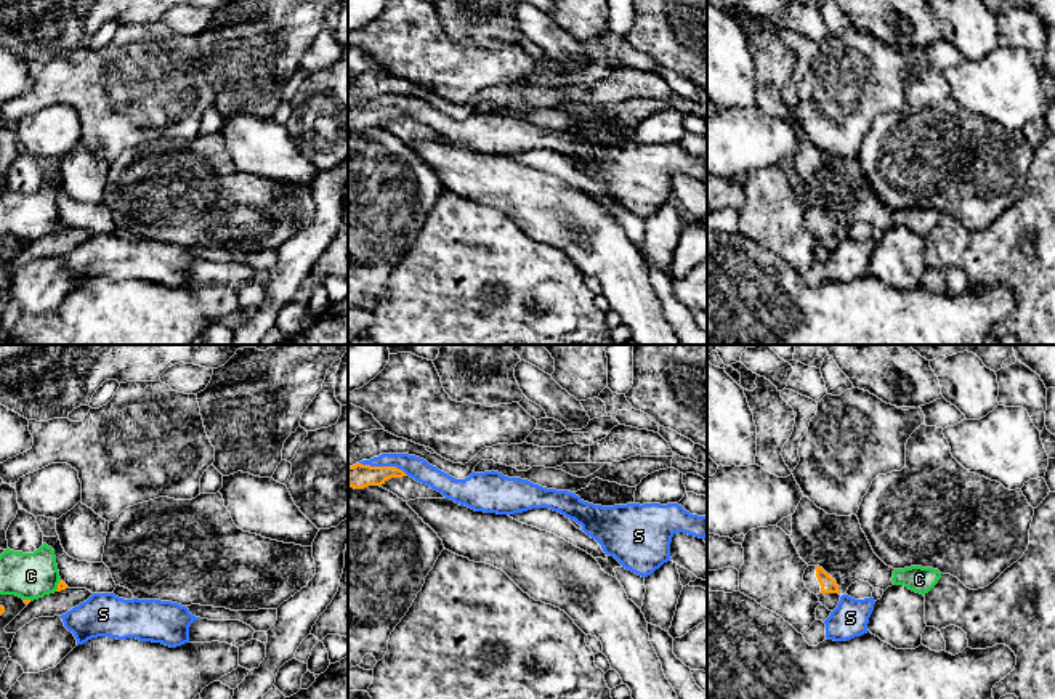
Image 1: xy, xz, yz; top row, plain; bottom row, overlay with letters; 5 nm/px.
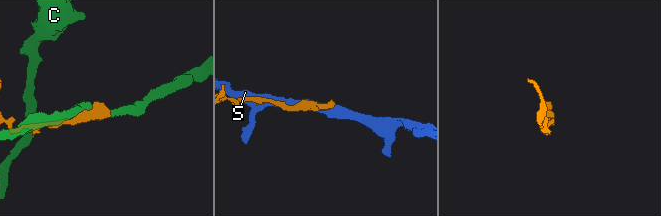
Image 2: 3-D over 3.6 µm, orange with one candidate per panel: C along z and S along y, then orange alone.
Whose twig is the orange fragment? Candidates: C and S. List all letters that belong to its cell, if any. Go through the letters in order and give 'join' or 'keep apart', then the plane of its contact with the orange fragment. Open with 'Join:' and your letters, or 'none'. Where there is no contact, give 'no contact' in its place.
Join: none
C: keep apart; meets orange in xy
S: keep apart; meets orange in xz

